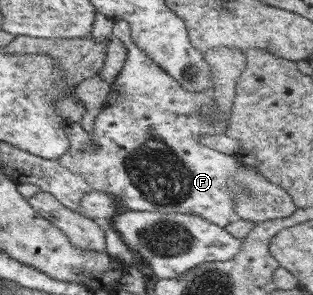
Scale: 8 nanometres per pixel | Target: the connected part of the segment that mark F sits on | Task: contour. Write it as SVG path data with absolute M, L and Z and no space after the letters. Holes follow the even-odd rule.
M114 20L111 34L123 42L127 61L111 82L108 100L94 119L92 134L86 136L82 133L77 147L71 146L66 155L56 161L73 173L81 174L91 184L92 190L114 196L120 209L192 214L220 228L236 221L235 190L231 188L231 183L236 179L236 160L233 155L220 153L198 141L200 135L226 132L226 117L219 112L215 100L203 93L191 93L176 84L164 69L139 48L126 21ZM89 138L95 144L95 151L86 145L86 142L90 142Z

